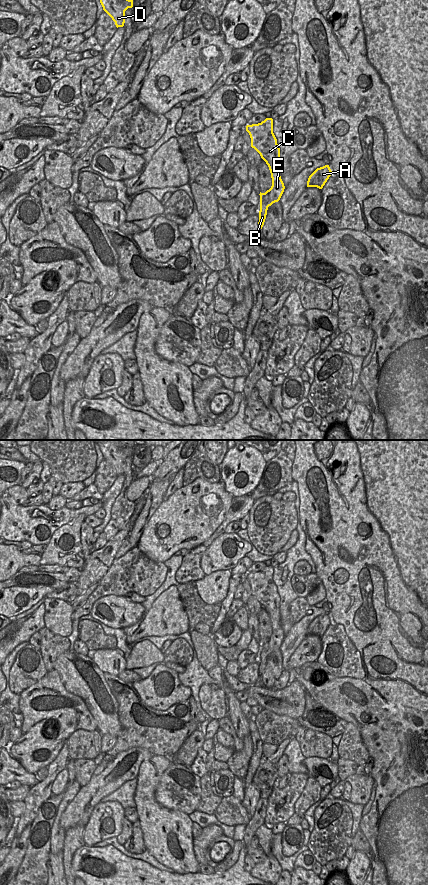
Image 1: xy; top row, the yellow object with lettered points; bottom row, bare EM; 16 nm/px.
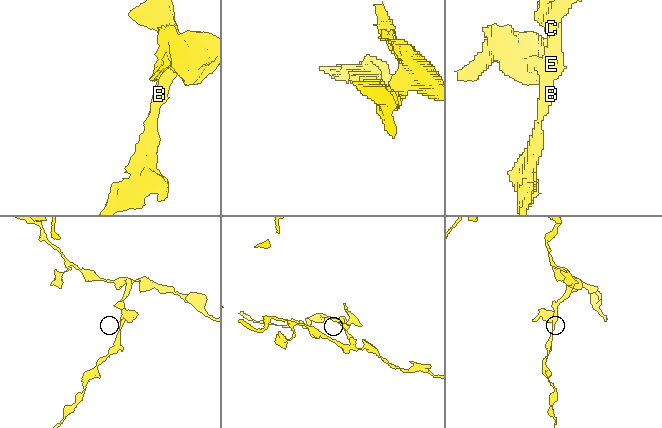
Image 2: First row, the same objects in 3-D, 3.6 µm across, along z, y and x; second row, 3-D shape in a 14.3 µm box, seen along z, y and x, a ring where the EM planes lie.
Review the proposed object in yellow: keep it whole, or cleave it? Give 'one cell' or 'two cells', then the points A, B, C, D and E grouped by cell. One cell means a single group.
one cell; A B C D E

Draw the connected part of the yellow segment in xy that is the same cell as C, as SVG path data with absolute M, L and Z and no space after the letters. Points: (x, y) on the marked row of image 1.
M266 118L258 124L246 126L251 138L251 147L254 148L269 167L272 186L265 193L260 192L259 228L262 229L268 207L278 202L285 186L280 176L280 148L273 133L273 119Z

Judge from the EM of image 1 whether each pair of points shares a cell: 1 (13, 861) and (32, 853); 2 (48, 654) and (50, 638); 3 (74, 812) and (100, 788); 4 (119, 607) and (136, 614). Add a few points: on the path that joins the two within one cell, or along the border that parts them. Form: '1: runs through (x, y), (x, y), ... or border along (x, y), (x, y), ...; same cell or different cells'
1: border along (29, 833), (27, 848), (16, 874); different cells
2: runs through (50, 650), (50, 642); same cell
3: runs through (80, 806), (94, 792); same cell
4: runs through (123, 611), (125, 613), (132, 613); same cell

